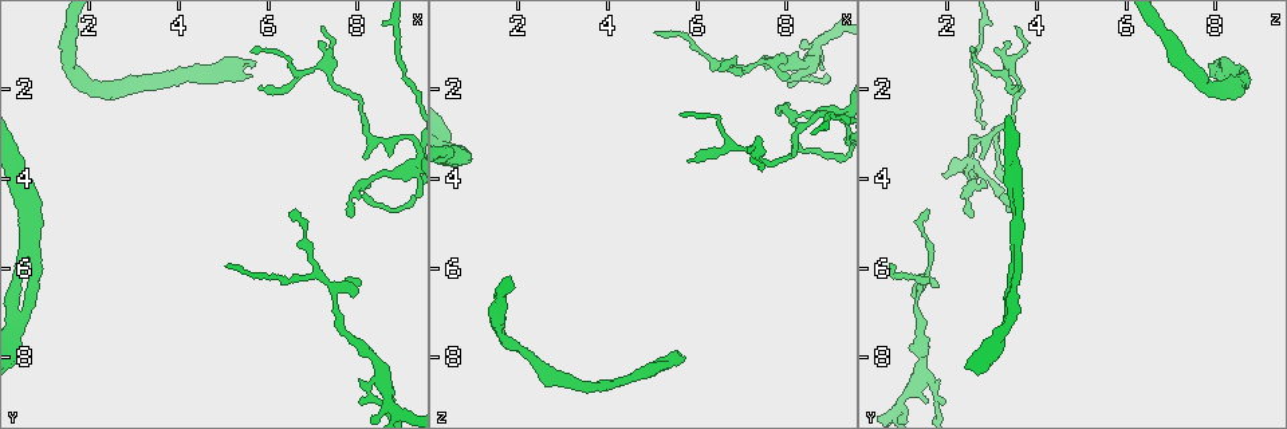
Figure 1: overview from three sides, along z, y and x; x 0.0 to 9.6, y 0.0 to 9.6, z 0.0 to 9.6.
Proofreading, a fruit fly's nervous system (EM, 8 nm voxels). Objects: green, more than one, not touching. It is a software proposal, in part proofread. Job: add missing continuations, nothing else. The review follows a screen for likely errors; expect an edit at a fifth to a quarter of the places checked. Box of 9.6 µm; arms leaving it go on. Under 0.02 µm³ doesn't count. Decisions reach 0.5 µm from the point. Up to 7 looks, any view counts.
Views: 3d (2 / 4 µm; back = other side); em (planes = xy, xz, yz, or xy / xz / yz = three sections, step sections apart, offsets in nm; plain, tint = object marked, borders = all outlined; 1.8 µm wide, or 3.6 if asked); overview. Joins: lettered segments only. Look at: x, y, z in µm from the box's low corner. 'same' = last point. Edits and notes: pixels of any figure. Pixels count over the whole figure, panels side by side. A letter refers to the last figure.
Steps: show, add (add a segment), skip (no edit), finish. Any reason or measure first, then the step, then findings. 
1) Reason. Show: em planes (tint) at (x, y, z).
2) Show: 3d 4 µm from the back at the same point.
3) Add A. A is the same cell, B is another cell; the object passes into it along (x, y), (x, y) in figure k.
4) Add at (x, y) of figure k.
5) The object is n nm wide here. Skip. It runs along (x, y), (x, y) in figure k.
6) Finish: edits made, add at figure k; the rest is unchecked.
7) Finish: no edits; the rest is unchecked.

Calibre changes. Show: em 3.6 µm xz step 8 (tint) at (9.05, 3.90, 2.50).

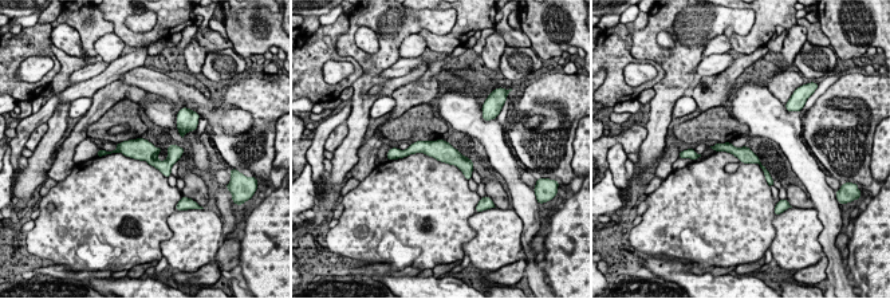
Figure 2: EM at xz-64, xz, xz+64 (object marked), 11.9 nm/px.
Cut it another way. Show: em 3.6 µm planes (borders) at the same point.

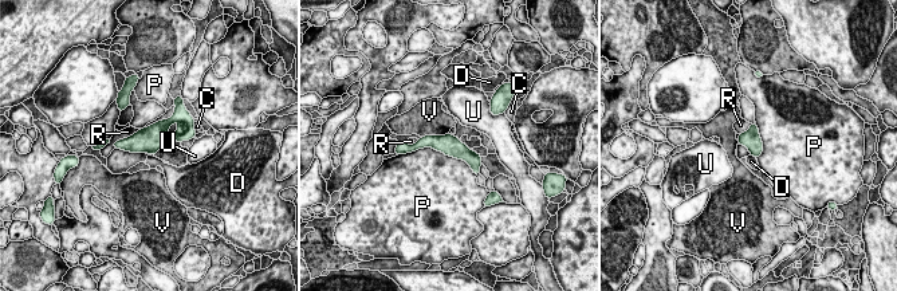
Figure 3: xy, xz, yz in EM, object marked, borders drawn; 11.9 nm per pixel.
The object is 240 nm wide here. Skip. C, D, P, R, U and V are other cells; a border runs along (448, 132), (421, 137) in figure 3; none of them fits.

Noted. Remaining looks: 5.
Free end. Show: 3d 4 µm at (6.50, 4.70, 1.55).

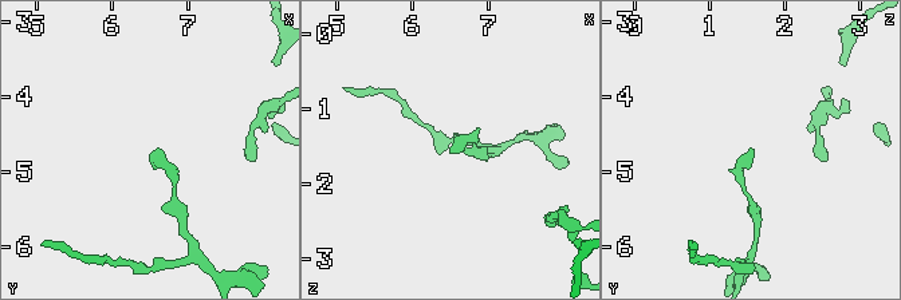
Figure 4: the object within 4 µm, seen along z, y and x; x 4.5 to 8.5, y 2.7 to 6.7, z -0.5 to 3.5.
Shape alone is not enough. Show: em planes (borders) at (6.55, 4.70, 1.55).

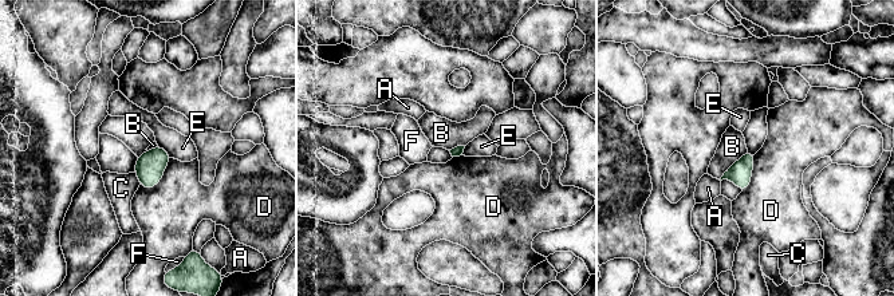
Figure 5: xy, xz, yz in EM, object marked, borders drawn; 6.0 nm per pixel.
Skip. A, B, C, D, E and F are other cells; no lettered segment goes on from it.

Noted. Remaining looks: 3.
Closes a loop. Show: 3d 4 µm at (0.90, 5.70, 3.50).

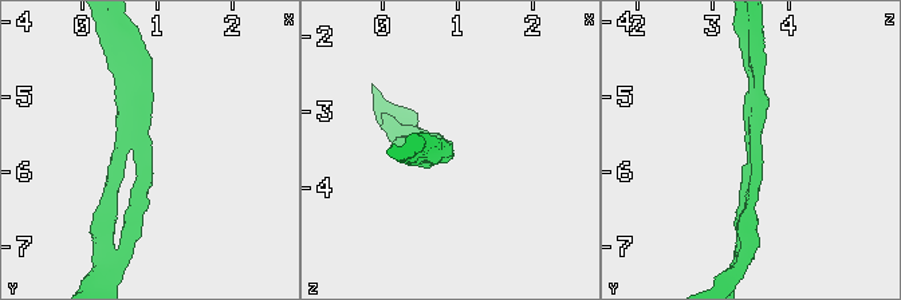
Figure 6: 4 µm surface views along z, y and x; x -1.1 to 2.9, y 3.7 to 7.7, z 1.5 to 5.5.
Show: em 3.6 µm planes (borders) at (0.85, 5.70, 3.50).

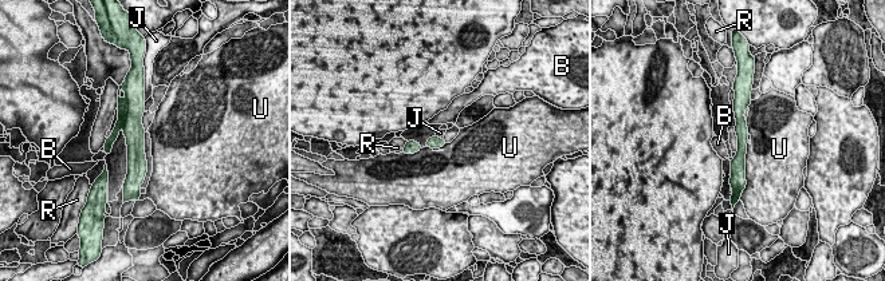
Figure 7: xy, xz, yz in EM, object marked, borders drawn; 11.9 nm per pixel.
Skip. B, J, R and U are other cells; it runs along (739, 102), (742, 179) in figure 7; none of them fits.

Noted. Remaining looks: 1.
Finish: no edits; the rest is unchecked.

